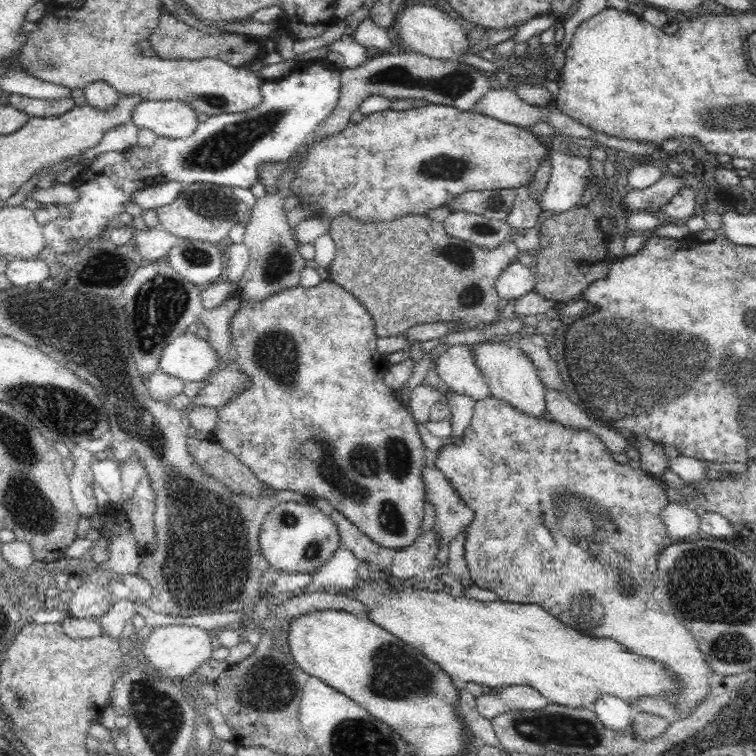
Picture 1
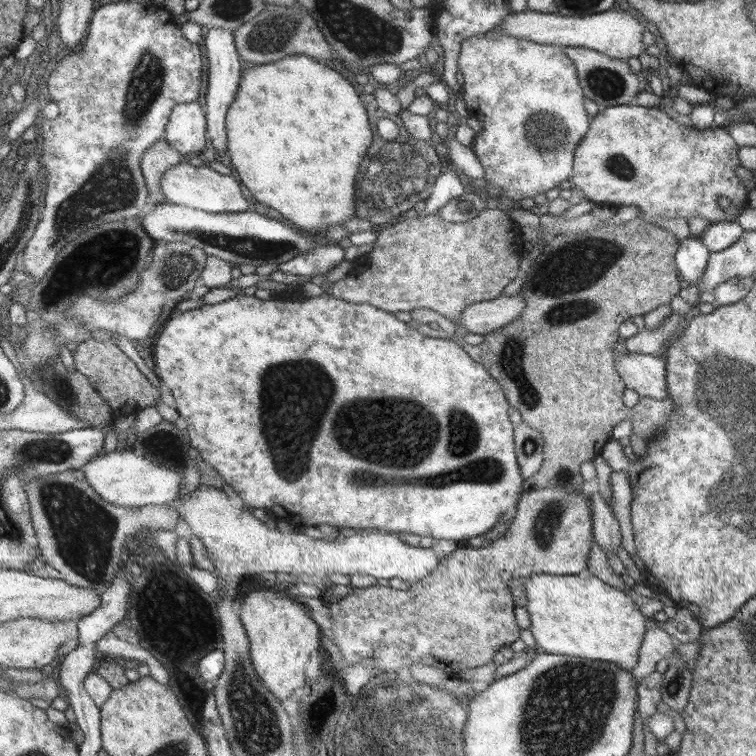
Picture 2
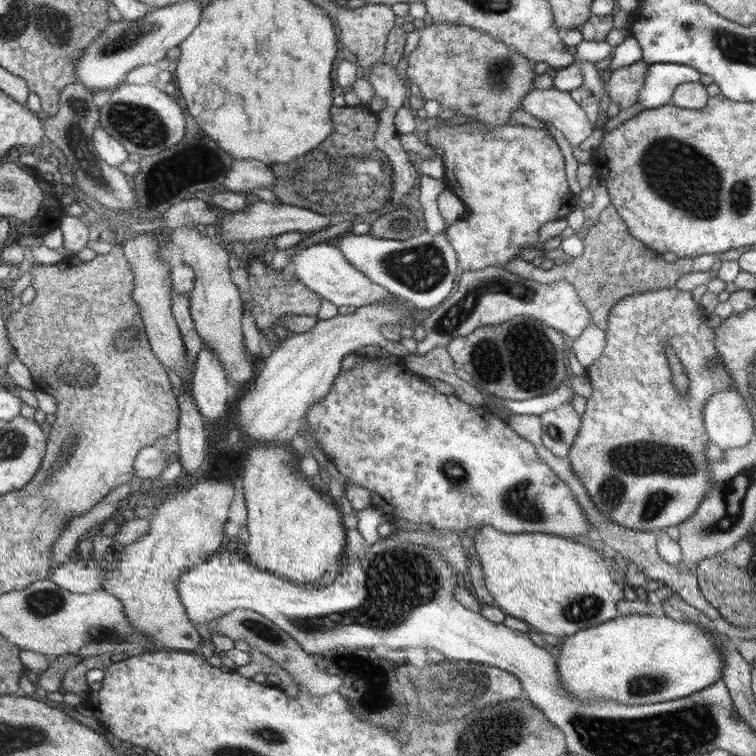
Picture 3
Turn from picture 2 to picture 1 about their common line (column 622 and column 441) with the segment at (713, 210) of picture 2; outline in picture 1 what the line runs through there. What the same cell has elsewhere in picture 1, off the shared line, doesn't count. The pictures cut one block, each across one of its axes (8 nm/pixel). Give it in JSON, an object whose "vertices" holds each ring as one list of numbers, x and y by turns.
{"vertices":[[427,104,416,106,413,109,407,110,385,110,374,112,364,116,360,122,349,121,344,130,330,134,326,138,316,138,312,144,306,146,306,150,299,156,295,152,289,160,282,160,282,162,270,162,267,164,260,164,257,169,257,182,259,182,266,195,273,195,279,189,279,178,286,171,294,171,292,182,288,186,286,197,298,197,298,208,304,211,304,219,320,219,320,221,328,221,332,224,333,220,338,215,350,216,350,219,361,220,362,223,375,223,376,221,384,222,392,219,399,219,408,215,424,215,427,216,428,211,434,210,438,207,449,205,449,202,457,197,459,194,468,191,484,191,496,190,502,188,516,189,518,187,526,186,530,183,533,176,536,175,536,170,542,156,548,157,545,144,538,143,536,137,526,131,523,127,517,127,513,124,506,124,505,122,496,120,495,118,477,113,474,110,460,111,452,106,444,106,442,104]]}

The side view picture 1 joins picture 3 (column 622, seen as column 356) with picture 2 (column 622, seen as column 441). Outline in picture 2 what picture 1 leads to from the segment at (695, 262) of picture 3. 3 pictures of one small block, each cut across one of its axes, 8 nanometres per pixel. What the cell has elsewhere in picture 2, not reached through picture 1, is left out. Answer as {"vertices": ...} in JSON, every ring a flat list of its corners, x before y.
{"vertices":[[637,216,629,221,620,221,618,218,607,219,603,225,593,227,581,233,567,233,565,235,557,235,545,244,541,249,538,257,535,257,533,263,529,265,523,283,519,289,519,298,523,300,523,311,513,319,513,321,501,326,501,328,493,330,493,332,483,335,483,341,475,345,475,360,482,363,482,367,494,378,495,382,502,387,502,391,506,393,507,401,510,406,519,412,522,423,530,428,536,429,541,437,543,437,542,464,539,470,528,478,525,488,539,489,545,487,559,487,567,489,567,491,575,491,581,493,583,479,580,474,579,466,583,462,592,461,595,457,600,456,603,444,611,439,611,433,616,424,629,418,631,422,632,434,637,438,641,438,643,442,649,442,655,434,664,432,664,427,669,420,669,416,674,412,674,405,668,398,655,400,649,397,638,396,638,401,631,408,627,408,622,404,622,391,625,384,619,377,619,373,615,371,613,362,615,362,615,351,613,346,617,342,619,325,627,320,631,320,634,316,643,316,651,310,655,310,661,304,669,303,669,300,680,291,679,280,677,280,677,264,675,264,674,255,678,250,678,238,673,233,649,223,641,216]]}

